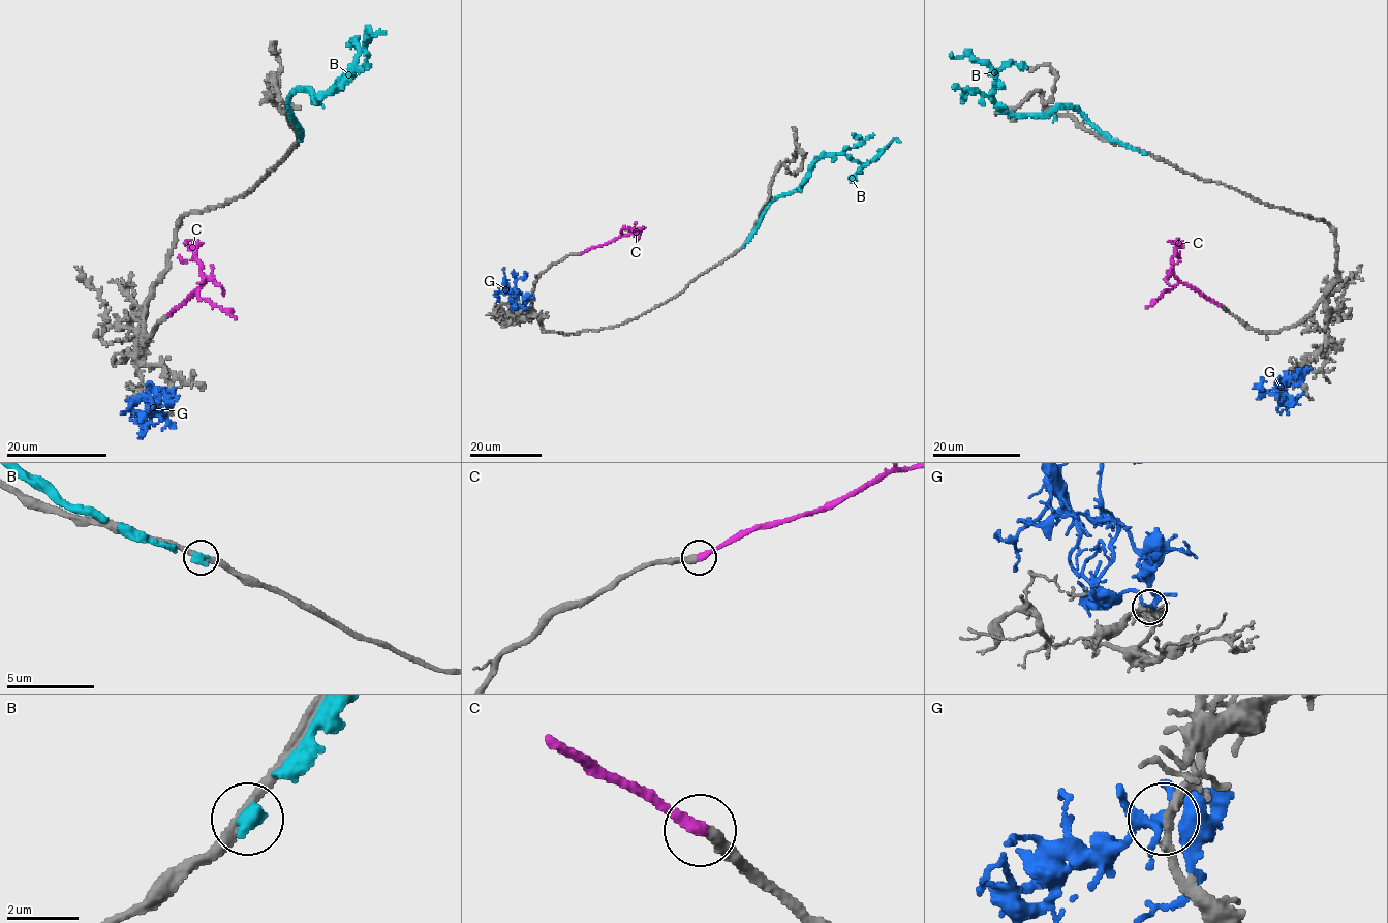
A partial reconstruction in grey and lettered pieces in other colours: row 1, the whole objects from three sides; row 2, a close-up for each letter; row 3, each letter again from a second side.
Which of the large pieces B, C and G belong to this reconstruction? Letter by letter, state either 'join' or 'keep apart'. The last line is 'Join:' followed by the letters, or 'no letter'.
B: keep apart
C: join
G: keep apart
Join: C

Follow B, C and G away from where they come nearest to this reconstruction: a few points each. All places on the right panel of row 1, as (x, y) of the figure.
B: (1145, 152), (1104, 135), (1076, 110), (1012, 114), (1000, 109), (992, 97), (994, 69), (966, 54), (951, 55)
C: (1220, 305), (1172, 273), (1171, 258), (1178, 240), (1168, 240)
G: (1296, 375), (1298, 370), (1297, 386), (1286, 380), (1279, 389), (1292, 400), (1303, 393)

